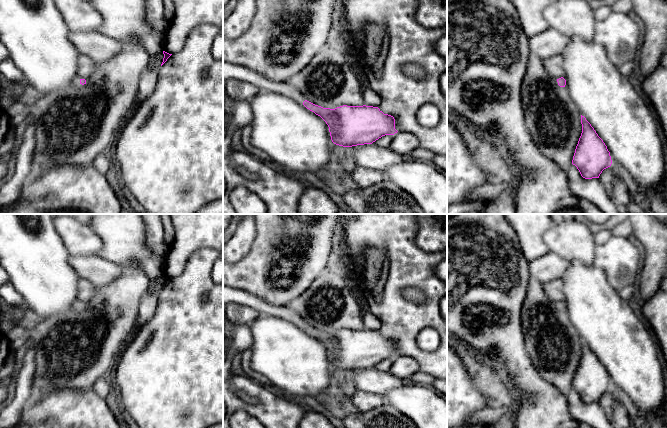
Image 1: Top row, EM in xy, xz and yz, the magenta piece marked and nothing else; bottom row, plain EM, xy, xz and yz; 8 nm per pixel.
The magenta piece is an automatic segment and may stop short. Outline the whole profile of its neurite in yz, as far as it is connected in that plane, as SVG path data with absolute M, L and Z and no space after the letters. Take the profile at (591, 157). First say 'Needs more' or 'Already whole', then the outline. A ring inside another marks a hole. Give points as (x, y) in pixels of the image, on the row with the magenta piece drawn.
Already whole. M581 115L582 133L575 149L572 164L577 167L585 179L599 178L602 171L611 166L610 152L591 124Z

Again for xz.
Already whole. M307 100L303 105L320 116L328 125L331 140L343 147L372 144L385 135L394 135L395 119L378 107L347 106L323 108Z

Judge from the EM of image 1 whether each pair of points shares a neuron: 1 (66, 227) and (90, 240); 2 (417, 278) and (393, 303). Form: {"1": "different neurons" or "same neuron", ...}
{"1": "same neuron", "2": "same neuron"}

